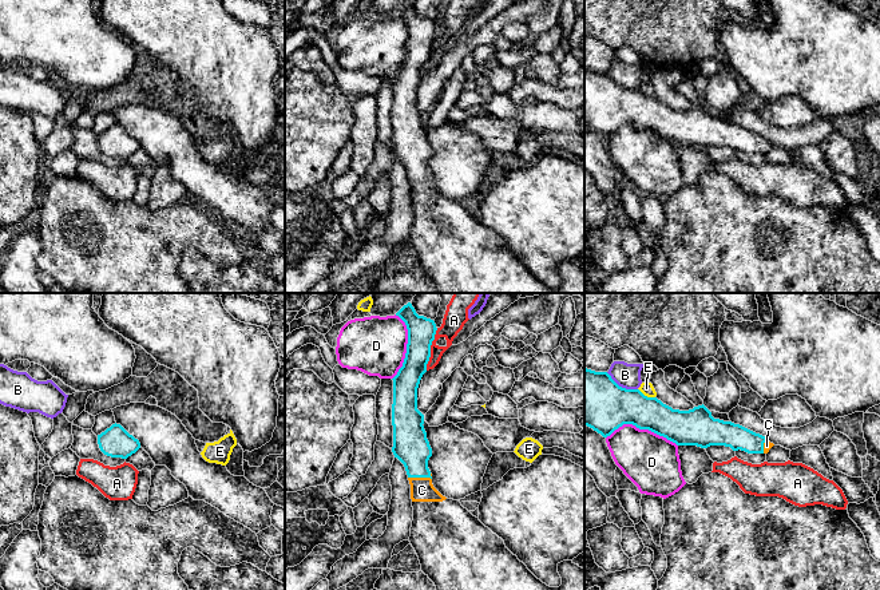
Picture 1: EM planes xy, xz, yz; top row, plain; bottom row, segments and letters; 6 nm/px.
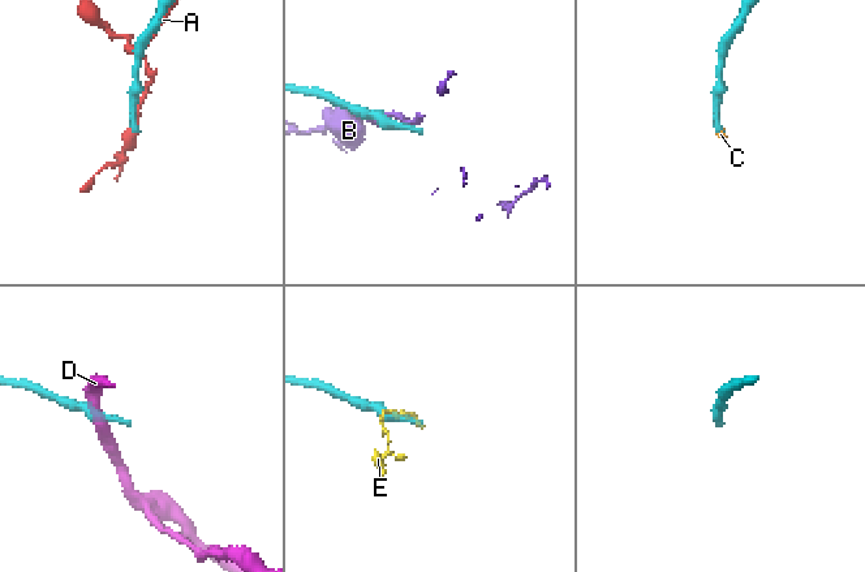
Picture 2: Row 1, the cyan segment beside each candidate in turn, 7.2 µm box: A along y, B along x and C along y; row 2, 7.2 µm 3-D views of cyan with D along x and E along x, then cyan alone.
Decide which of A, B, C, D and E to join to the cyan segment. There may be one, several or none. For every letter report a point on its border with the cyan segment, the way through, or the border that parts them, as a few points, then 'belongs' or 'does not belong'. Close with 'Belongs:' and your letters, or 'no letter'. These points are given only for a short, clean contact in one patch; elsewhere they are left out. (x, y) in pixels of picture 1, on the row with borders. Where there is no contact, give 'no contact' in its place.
A: meets cyan in xz at (429, 349); does not belong
B: meets cyan in yz at (621, 387); does not belong
C: meets cyan in xz at (419, 476); runs through xz (411, 447), (415, 454), (419, 476), (421, 490); belongs
D: meets cyan in yz at (642, 428); does not belong
E: meets cyan in yz at (646, 396); does not belong
Belongs: C

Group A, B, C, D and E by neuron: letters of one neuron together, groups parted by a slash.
A / B / C / D / E

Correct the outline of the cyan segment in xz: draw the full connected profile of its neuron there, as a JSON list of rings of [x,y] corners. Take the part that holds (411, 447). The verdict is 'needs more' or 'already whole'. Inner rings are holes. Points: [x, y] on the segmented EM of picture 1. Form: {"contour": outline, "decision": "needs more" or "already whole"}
{"contour": [[[411,302],[404,305],[396,316],[407,325],[408,344],[403,367],[392,379],[392,452],[404,464],[411,484],[413,520],[408,540],[419,557],[420,571],[435,583],[436,590],[584,590],[584,569],[572,561],[558,563],[558,573],[562,578],[559,587],[543,583],[479,518],[464,508],[459,500],[443,496],[433,487],[428,468],[432,448],[423,425],[424,415],[417,409],[417,388],[427,372],[437,328],[433,320],[419,316]]], "decision": "needs more"}

